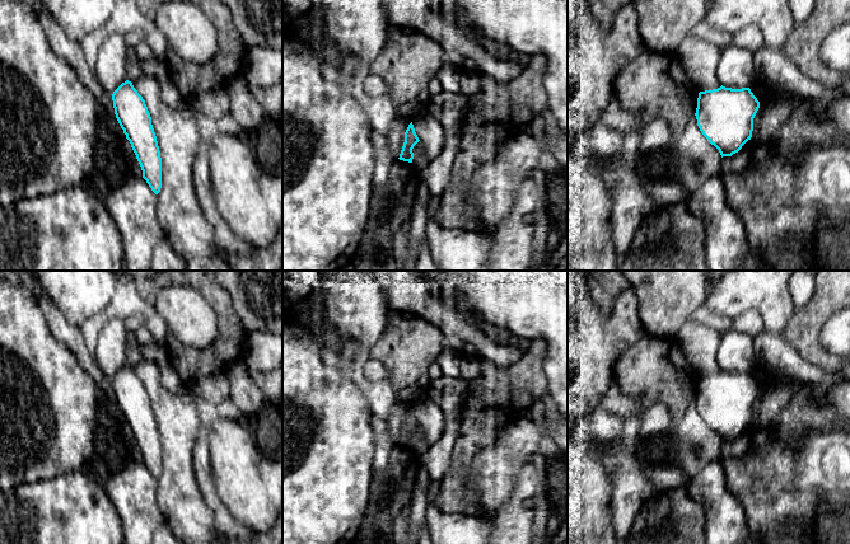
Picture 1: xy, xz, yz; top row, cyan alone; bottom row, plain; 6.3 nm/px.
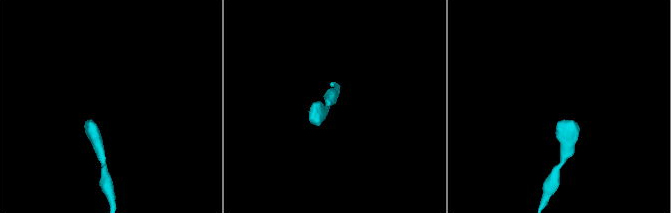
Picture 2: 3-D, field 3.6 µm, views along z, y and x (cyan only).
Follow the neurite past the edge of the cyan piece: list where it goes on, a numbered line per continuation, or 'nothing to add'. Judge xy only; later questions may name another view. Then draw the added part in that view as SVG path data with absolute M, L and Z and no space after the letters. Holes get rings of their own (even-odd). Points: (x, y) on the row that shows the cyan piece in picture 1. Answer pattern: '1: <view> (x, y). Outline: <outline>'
nothing to add

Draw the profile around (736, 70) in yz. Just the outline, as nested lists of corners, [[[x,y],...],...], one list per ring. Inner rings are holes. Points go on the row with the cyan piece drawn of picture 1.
[[[733,44],[724,48],[718,64],[718,79],[725,88],[751,88],[755,81],[753,52]]]

